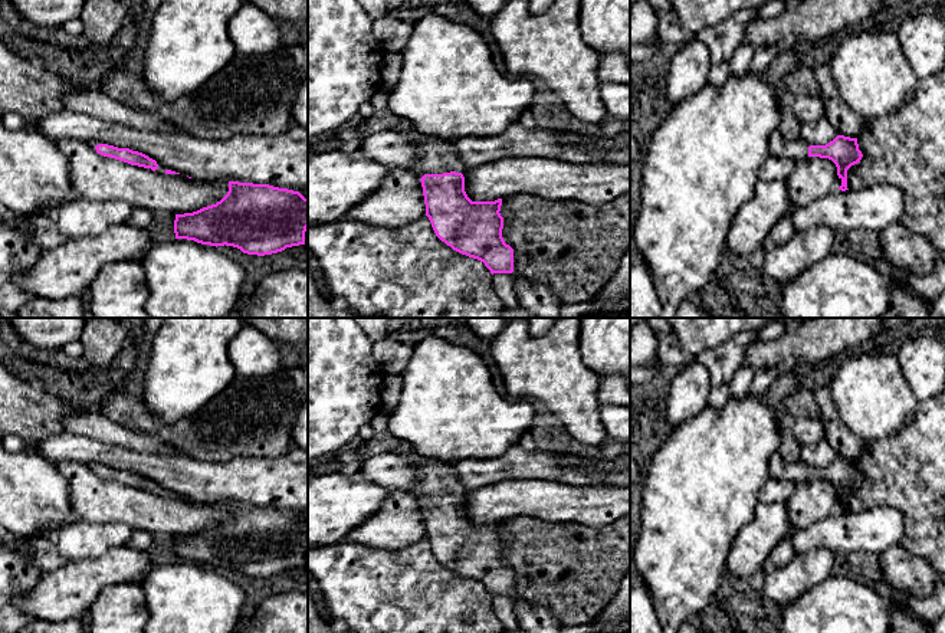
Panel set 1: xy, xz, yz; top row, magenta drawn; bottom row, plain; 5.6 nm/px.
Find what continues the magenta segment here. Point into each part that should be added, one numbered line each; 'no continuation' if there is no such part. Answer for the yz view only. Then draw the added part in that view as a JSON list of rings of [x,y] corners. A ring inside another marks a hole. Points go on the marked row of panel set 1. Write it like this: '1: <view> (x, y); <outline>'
1: yz (796, 150); [[[778,129],[770,135],[770,152],[775,157],[787,157],[794,161],[808,157],[808,144],[800,137],[794,141],[787,141]]]

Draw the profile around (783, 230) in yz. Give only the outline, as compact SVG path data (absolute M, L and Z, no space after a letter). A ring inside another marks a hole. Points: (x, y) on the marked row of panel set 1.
M791 213L784 216L774 229L768 233L768 236L764 240L764 250L771 252L777 247L784 246L795 233L795 229L793 226Z

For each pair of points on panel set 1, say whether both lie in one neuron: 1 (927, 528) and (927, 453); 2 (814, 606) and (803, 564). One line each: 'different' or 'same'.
1: same
2: different

